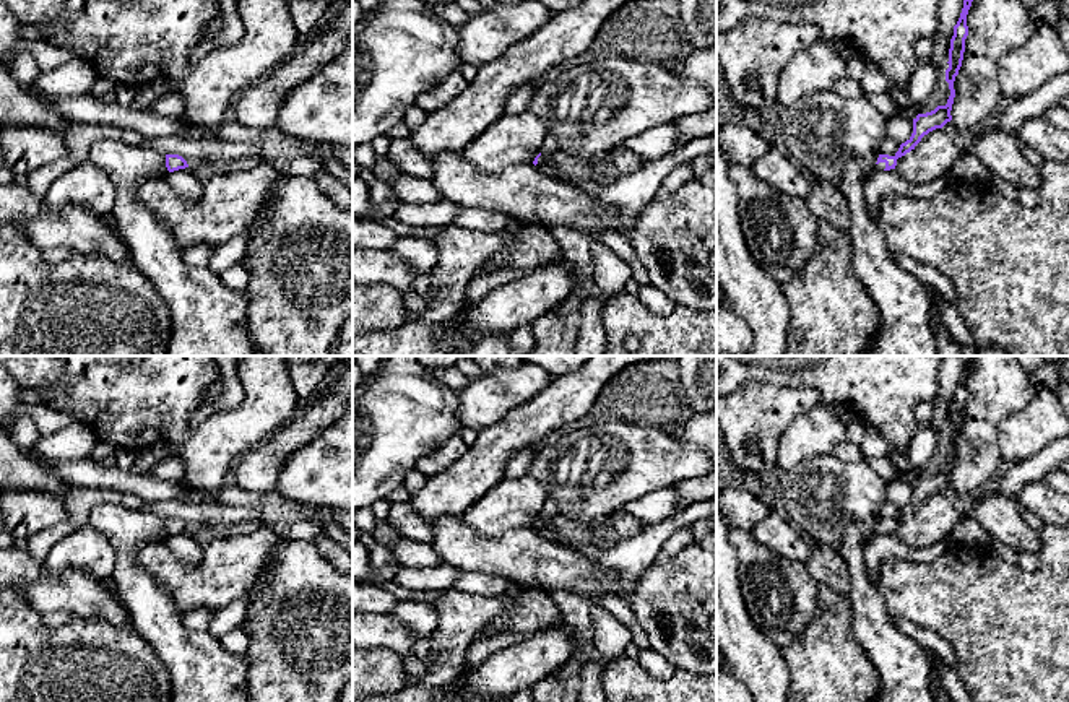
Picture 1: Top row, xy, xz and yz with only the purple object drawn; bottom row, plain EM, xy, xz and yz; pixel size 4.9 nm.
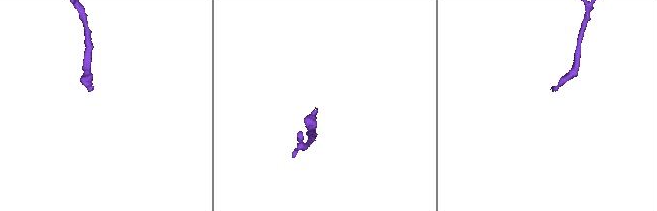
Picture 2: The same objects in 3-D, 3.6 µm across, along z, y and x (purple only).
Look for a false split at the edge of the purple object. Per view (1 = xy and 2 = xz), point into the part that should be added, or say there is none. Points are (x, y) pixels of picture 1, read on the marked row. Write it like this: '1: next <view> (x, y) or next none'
1: next none
2: next none

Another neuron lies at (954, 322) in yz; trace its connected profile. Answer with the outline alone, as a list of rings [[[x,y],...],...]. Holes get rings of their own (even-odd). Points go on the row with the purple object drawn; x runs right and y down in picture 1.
[[[926,288],[926,292],[933,302],[933,309],[939,312],[941,322],[950,333],[950,336],[960,344],[970,344],[975,346],[975,338],[965,322],[965,318],[960,315],[957,307],[946,299],[942,299],[933,288]]]

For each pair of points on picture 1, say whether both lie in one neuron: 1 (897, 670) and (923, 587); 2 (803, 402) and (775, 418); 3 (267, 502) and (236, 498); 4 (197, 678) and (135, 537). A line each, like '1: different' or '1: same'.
1: different
2: same
3: same
4: same

